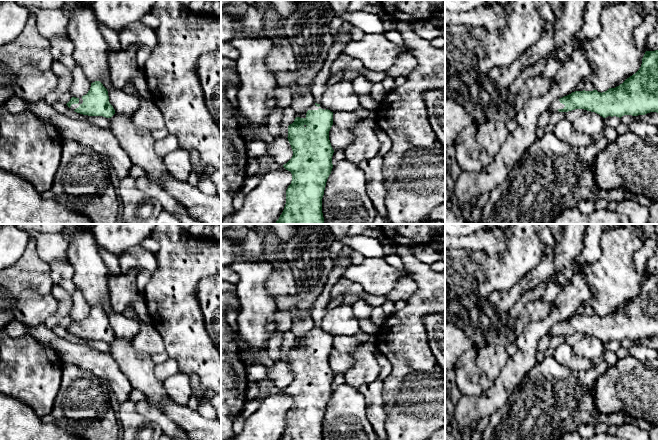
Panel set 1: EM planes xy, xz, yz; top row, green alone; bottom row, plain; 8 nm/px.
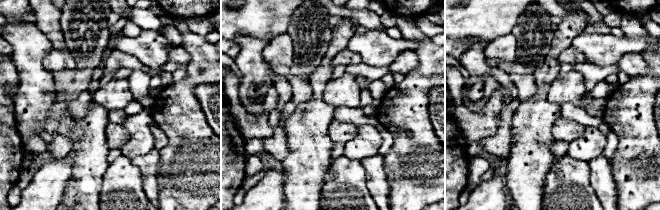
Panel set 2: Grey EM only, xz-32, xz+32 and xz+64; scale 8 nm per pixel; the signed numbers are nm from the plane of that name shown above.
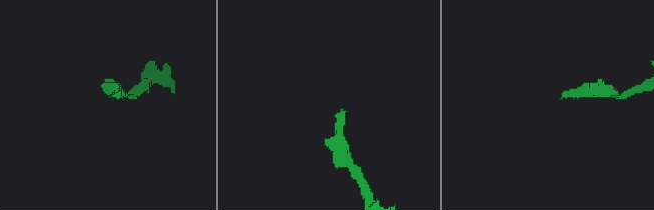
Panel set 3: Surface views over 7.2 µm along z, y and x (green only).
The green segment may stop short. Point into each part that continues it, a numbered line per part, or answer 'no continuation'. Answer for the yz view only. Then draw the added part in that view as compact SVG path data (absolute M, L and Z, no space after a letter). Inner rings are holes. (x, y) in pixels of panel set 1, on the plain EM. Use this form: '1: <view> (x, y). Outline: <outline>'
1: yz (556, 329). Outline: M559 323L555 324L551 330L549 331L550 335L553 337L553 336L556 336L558 335L559 333L563 333L565 331L564 328L562 328Z

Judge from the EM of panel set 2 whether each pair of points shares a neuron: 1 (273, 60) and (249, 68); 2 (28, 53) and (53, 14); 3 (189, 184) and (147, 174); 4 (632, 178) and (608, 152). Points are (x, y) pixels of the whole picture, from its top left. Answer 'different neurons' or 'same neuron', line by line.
1: different neurons
2: different neurons
3: different neurons
4: different neurons

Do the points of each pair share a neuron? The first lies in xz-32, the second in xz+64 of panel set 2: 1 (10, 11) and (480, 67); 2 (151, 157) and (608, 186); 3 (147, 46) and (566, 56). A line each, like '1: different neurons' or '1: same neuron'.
1: same neuron
2: same neuron
3: different neurons

